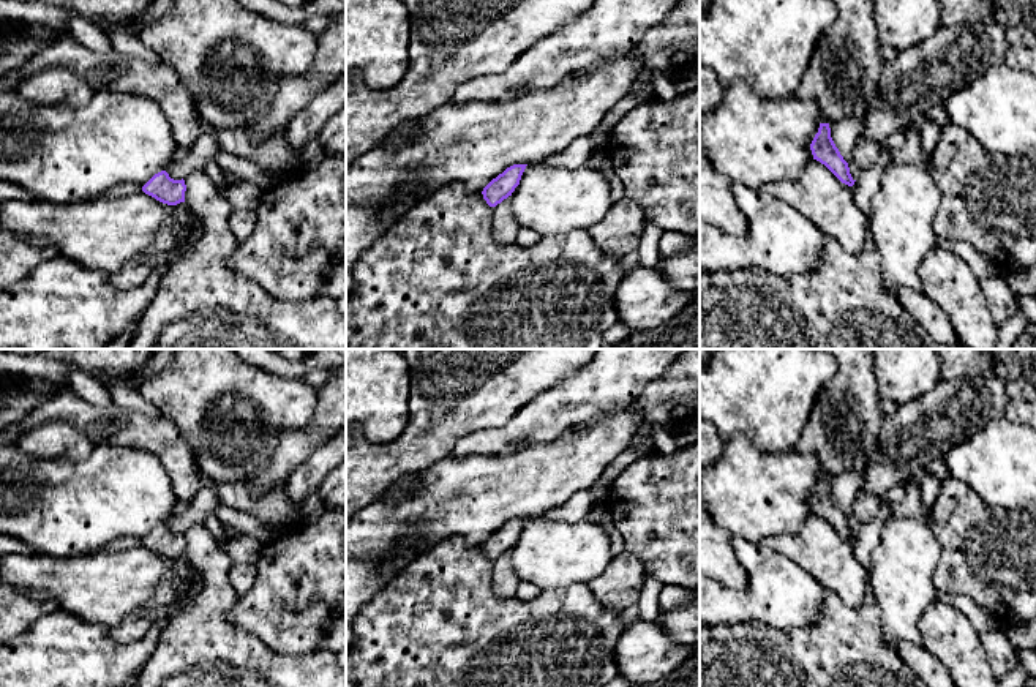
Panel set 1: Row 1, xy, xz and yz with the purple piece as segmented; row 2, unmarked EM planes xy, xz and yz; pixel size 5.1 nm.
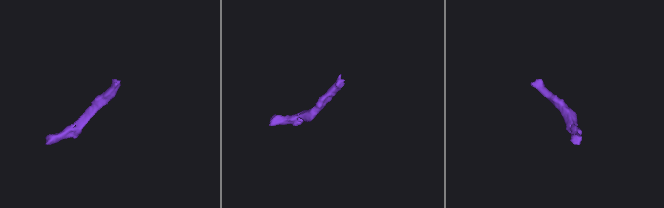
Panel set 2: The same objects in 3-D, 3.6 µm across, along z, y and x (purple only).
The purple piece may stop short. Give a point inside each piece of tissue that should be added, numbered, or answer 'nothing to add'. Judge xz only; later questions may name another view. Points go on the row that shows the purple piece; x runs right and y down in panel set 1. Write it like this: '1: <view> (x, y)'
nothing to add

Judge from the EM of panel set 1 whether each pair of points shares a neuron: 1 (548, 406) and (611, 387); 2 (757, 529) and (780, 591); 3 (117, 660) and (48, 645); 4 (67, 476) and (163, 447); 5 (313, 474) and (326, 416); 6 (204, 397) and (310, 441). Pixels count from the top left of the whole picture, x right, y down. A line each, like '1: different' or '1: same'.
1: same
2: different
3: same
4: different
5: different
6: different

